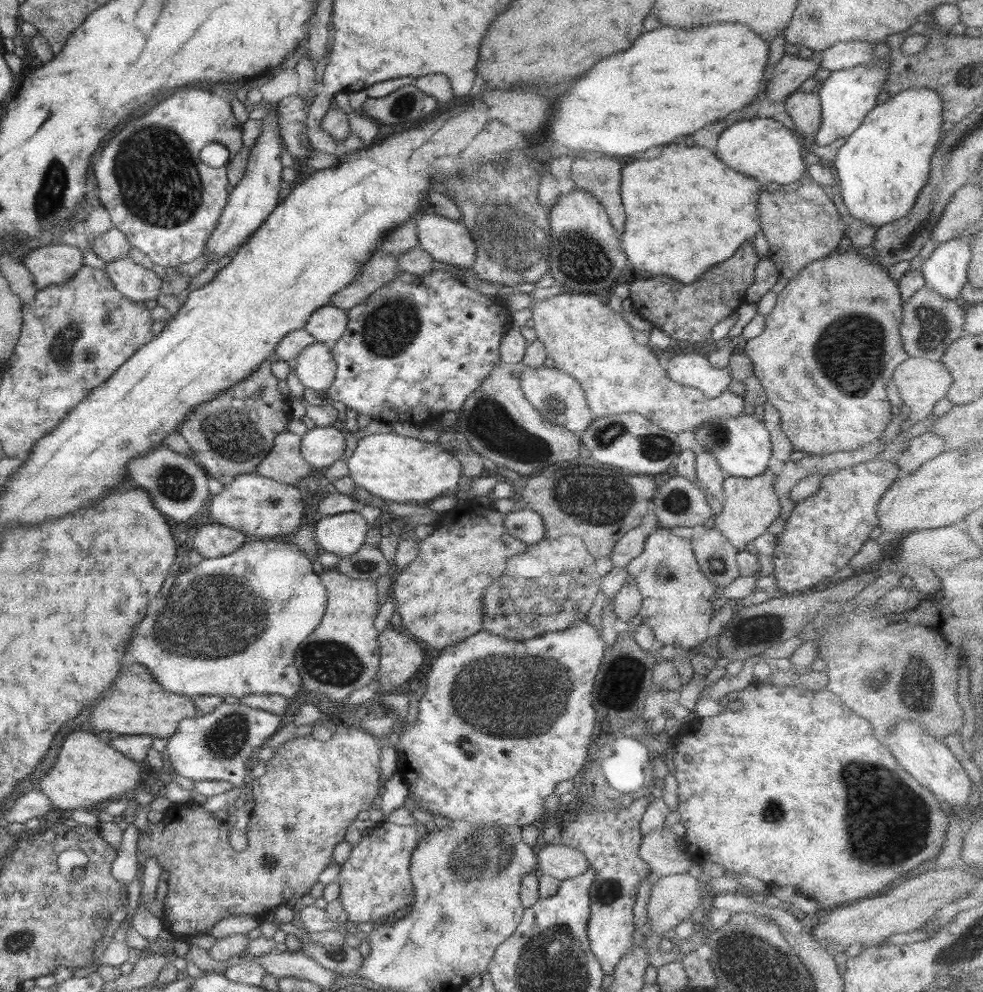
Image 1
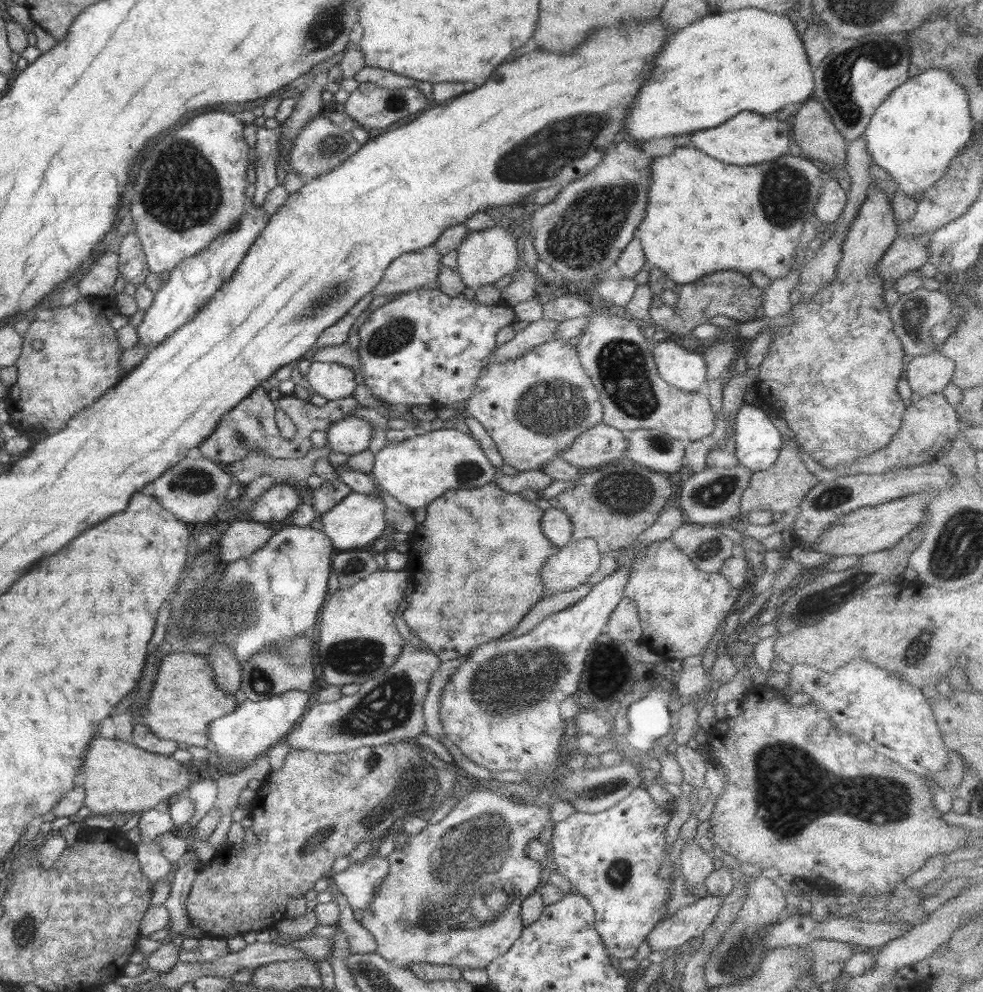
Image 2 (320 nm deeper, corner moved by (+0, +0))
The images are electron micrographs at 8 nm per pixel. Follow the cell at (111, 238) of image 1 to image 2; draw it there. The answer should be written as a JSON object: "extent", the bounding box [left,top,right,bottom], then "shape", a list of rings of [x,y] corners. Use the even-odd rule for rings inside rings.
{"extent":[118,232,149,286],"shape":[[[134,232],[125,234],[119,251],[118,270],[127,282],[131,282],[135,286],[143,284],[149,273],[147,260],[139,239]]]}

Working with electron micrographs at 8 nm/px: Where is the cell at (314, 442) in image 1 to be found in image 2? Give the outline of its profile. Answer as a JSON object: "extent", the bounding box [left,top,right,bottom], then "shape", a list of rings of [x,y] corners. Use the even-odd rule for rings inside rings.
{"extent":[326,416,374,455],"shape":[[[354,416],[333,422],[326,433],[331,451],[350,455],[368,450],[373,434],[374,430],[366,419]]]}

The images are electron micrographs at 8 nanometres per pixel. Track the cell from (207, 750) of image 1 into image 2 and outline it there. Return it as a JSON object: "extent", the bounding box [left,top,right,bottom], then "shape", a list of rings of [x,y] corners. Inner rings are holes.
{"extent":[209,690,308,771],"shape":[[[287,690],[260,702],[239,697],[236,710],[232,714],[217,718],[209,724],[212,748],[216,749],[223,760],[222,767],[218,771],[230,766],[237,768],[253,766],[259,754],[265,754],[279,741],[288,737],[294,725],[307,711],[306,706],[308,706],[308,693],[297,690]]]}

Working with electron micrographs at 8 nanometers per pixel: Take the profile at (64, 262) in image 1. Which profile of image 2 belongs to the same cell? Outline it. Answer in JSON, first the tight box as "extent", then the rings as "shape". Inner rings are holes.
{"extent":[79,251,119,296],"shape":[[[106,251],[90,266],[79,282],[79,291],[85,296],[114,294],[114,282],[118,276],[119,254]]]}

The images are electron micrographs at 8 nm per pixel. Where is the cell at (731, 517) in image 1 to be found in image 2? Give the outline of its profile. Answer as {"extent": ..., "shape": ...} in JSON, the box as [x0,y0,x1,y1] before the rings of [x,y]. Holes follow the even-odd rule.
{"extent":[740,440,818,516],"shape":[[[788,440],[783,443],[776,462],[768,470],[752,472],[748,488],[744,490],[740,502],[740,516],[754,511],[771,510],[773,513],[784,514],[796,510],[810,490],[818,484],[818,478],[810,473],[800,459],[797,442]]]}

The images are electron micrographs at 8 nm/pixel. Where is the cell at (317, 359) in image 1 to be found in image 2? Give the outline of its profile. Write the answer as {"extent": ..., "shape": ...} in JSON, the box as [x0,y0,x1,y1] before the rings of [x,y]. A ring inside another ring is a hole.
{"extent":[305,362,356,401],"shape":[[[312,362],[305,384],[311,393],[328,401],[353,397],[356,389],[355,373],[347,367],[328,362]]]}

